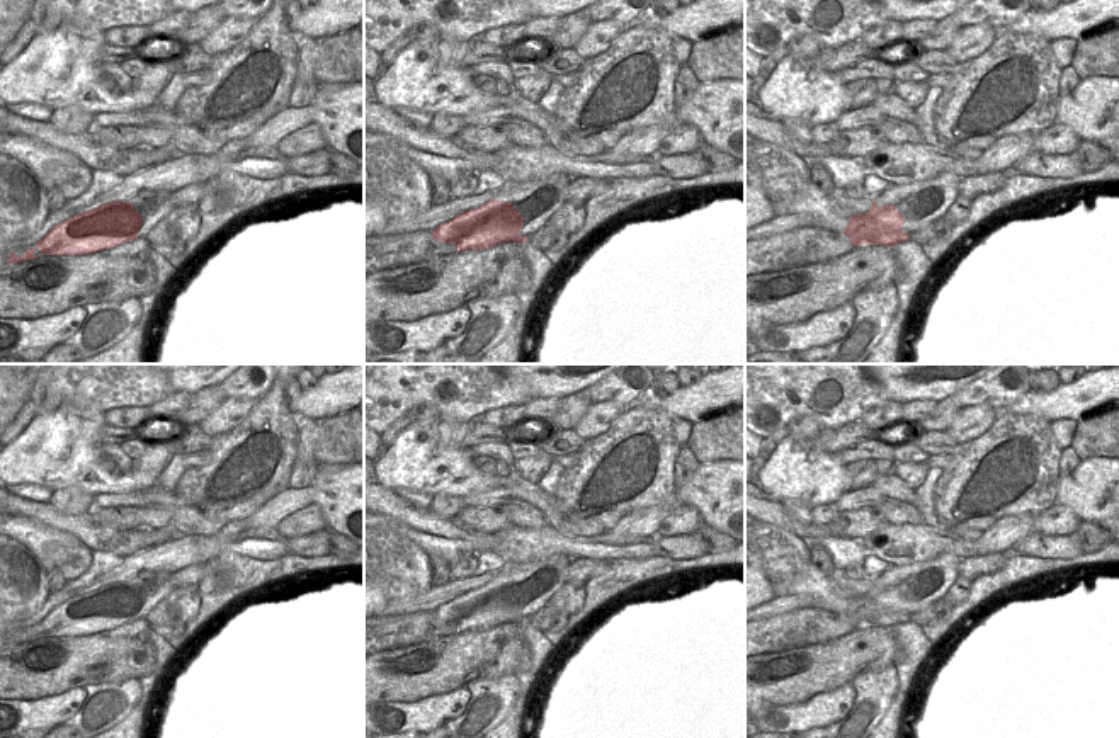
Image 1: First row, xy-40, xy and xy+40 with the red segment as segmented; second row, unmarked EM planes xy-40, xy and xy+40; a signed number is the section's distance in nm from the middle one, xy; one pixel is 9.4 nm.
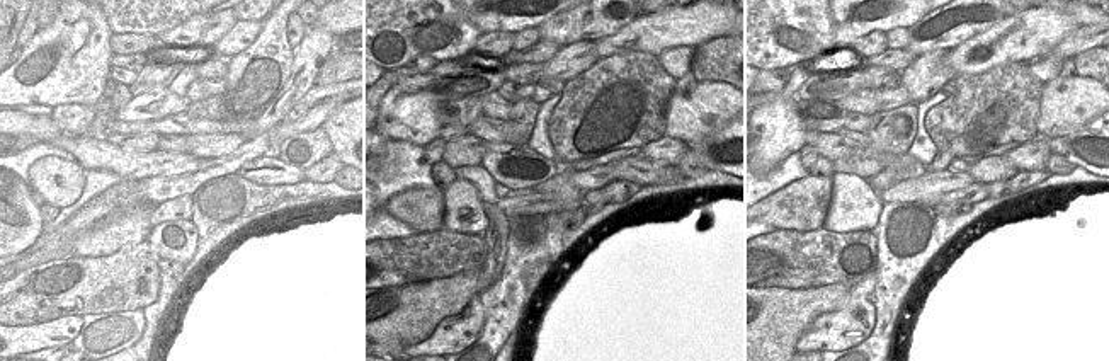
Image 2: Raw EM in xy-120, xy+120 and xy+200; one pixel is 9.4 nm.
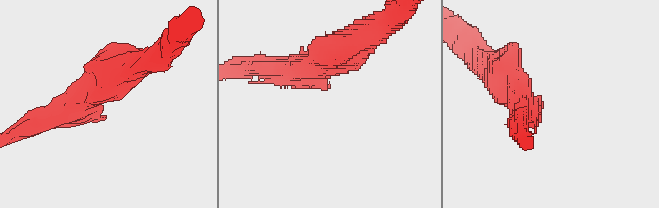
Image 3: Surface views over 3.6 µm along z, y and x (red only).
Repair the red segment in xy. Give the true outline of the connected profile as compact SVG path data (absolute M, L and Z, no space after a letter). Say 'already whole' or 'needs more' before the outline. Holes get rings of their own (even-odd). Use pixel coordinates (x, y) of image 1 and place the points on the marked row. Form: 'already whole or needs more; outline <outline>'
already whole; outline M491 199L439 224L432 236L435 241L454 243L456 253L459 253L491 248L507 241L525 243L529 235L519 235L522 226L524 216L514 207L514 202Z

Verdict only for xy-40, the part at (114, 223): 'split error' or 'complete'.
complete

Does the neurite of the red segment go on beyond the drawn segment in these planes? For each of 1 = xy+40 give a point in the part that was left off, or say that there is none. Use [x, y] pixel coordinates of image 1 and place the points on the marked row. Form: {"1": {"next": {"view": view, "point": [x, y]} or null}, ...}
{"1": {"next": null}}

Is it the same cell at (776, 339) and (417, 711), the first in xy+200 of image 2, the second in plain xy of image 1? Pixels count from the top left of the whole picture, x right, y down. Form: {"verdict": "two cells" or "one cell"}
{"verdict": "two cells"}

